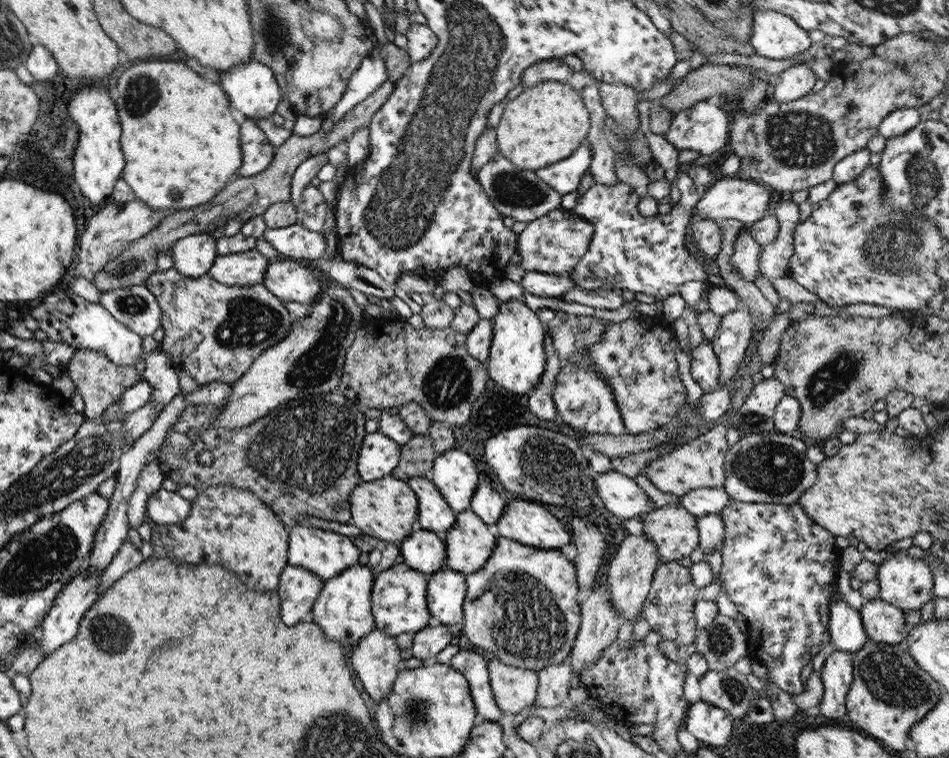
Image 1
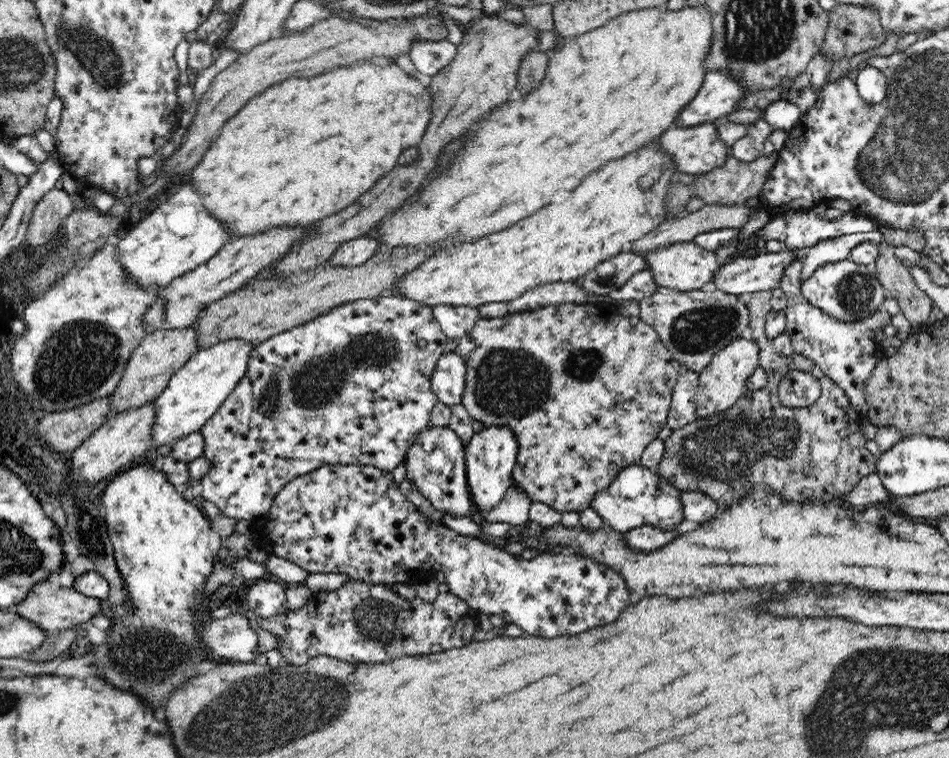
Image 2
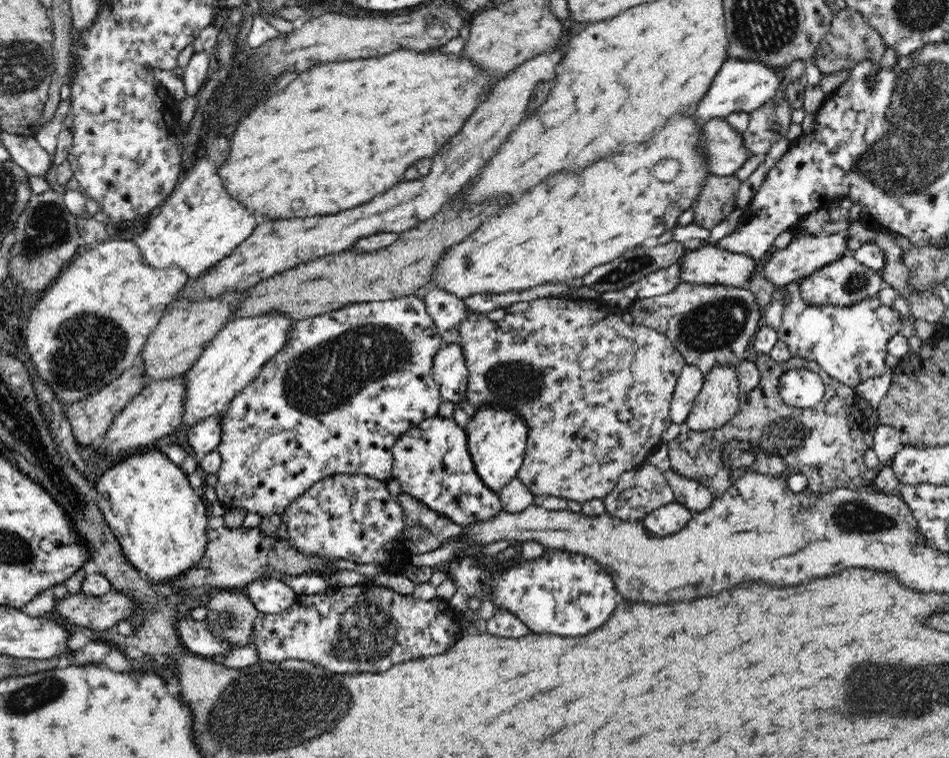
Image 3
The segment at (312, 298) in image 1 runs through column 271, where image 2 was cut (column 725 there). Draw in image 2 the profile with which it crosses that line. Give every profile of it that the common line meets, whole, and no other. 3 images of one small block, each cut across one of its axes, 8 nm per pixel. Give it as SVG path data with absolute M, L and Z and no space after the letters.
M784 248L783 251L776 252L776 254L774 254L774 252L767 253L760 250L758 255L749 258L734 255L729 258L726 264L718 266L718 270L716 270L716 274L712 277L709 288L736 296L773 291L781 286L782 272L784 272L784 268L792 262L792 259L797 258L792 254L792 251L787 248Z

